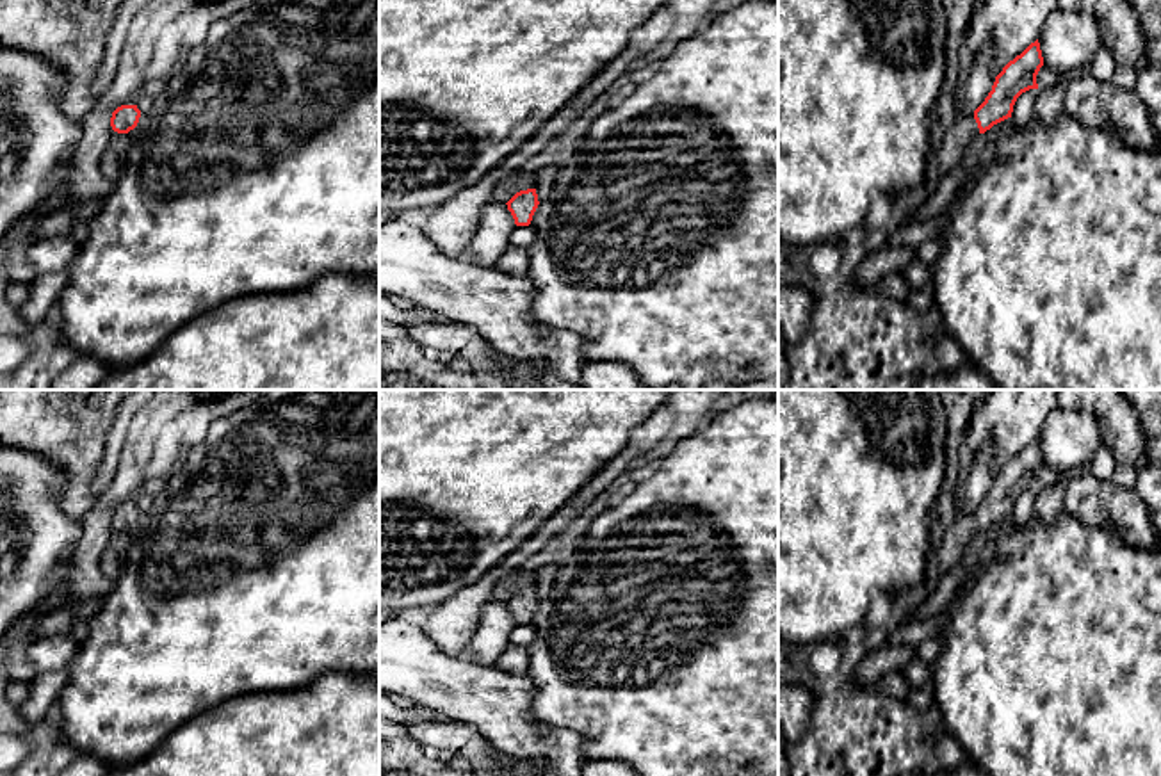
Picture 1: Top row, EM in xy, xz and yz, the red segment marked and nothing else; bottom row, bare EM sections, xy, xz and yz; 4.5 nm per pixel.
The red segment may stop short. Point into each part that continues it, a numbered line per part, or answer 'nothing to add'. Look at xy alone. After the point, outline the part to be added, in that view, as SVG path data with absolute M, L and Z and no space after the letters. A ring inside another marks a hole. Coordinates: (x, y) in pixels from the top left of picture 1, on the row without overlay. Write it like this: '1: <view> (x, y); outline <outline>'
nothing to add

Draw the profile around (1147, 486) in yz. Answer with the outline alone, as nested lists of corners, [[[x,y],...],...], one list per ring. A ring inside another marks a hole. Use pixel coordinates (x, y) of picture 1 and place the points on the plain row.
[[[1152,466],[1141,470],[1133,489],[1140,495],[1150,511],[1161,509],[1161,468]]]

